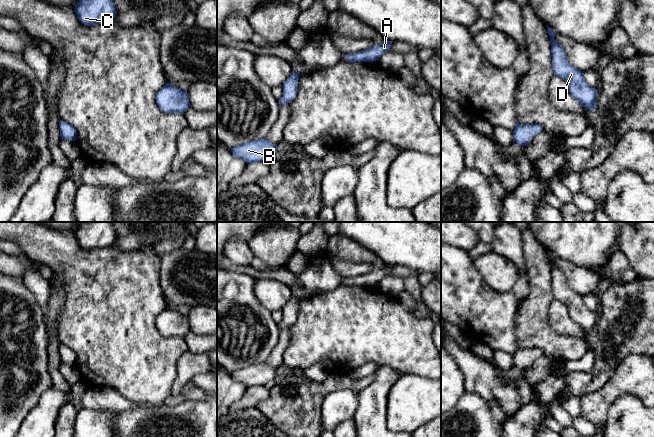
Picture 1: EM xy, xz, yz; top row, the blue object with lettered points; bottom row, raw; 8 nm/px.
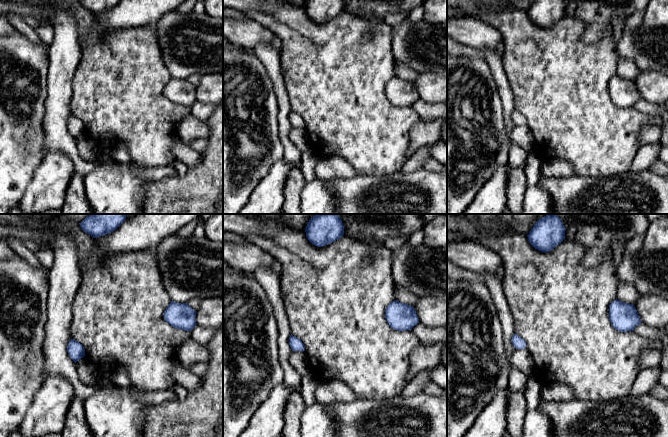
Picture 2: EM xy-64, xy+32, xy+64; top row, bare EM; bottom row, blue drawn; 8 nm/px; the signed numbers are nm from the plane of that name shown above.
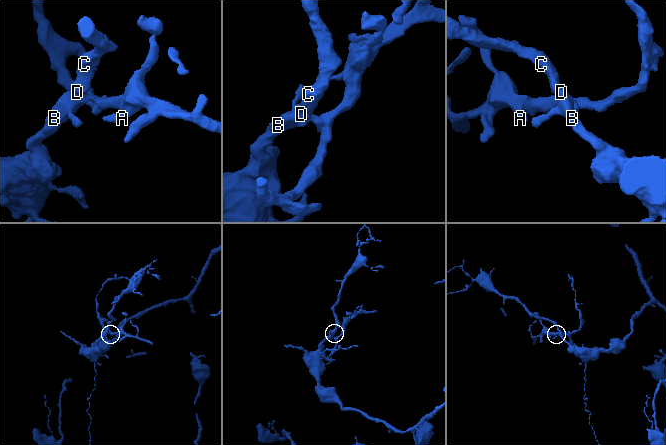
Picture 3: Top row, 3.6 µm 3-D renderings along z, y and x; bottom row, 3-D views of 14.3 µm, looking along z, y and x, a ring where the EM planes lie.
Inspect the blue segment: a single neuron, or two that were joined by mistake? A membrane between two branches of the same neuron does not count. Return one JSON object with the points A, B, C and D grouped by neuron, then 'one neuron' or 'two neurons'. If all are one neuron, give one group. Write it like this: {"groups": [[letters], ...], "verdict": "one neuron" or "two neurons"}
{"groups": [["A", "B", "C", "D"]], "verdict": "one neuron"}

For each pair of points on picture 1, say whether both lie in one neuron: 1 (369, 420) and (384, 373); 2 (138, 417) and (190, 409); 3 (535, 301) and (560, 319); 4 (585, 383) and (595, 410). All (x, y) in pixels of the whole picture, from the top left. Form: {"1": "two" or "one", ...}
{"1": "one", "2": "one", "3": "two", "4": "two"}

